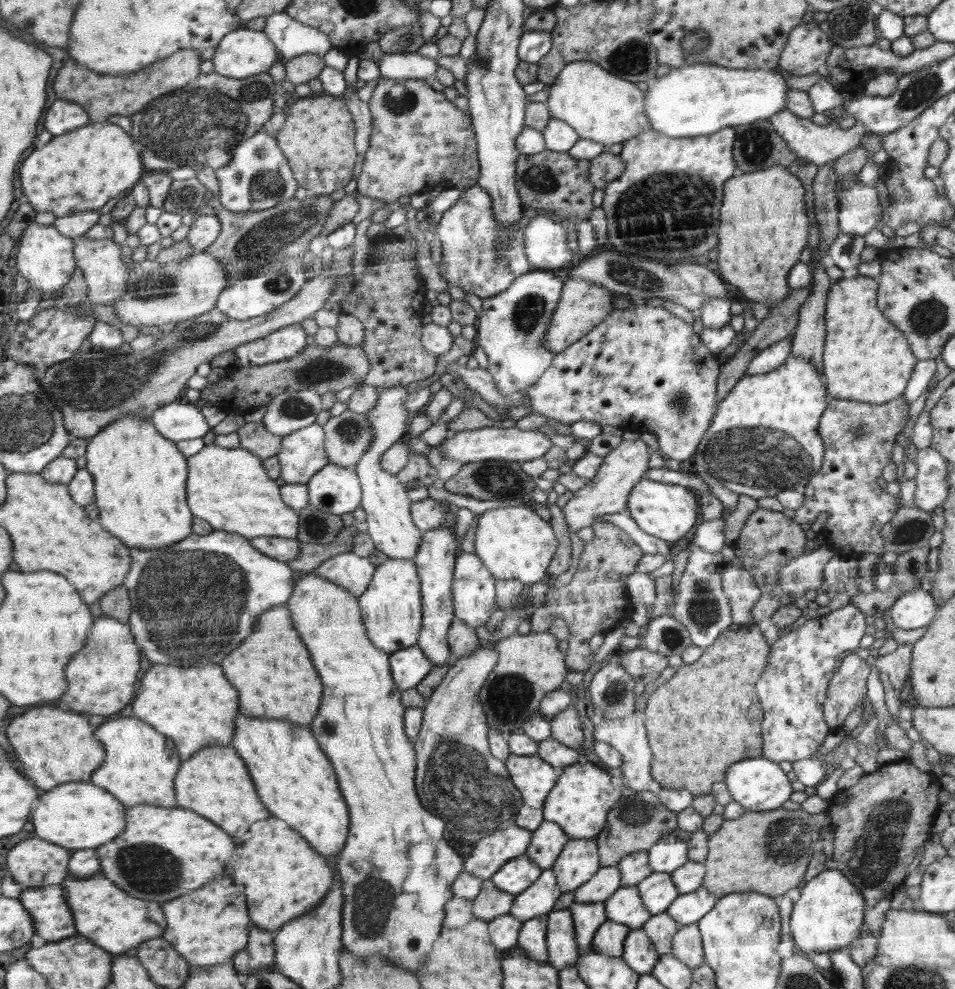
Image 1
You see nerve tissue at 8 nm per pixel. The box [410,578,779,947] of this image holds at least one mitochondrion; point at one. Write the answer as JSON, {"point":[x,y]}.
{"point":[458,782]}

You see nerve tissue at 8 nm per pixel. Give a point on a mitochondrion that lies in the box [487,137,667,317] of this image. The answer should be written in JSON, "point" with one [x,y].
{"point":[541,177]}

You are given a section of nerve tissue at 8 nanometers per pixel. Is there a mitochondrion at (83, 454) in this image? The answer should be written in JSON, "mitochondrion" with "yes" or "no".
{"mitochondrion":"no"}

